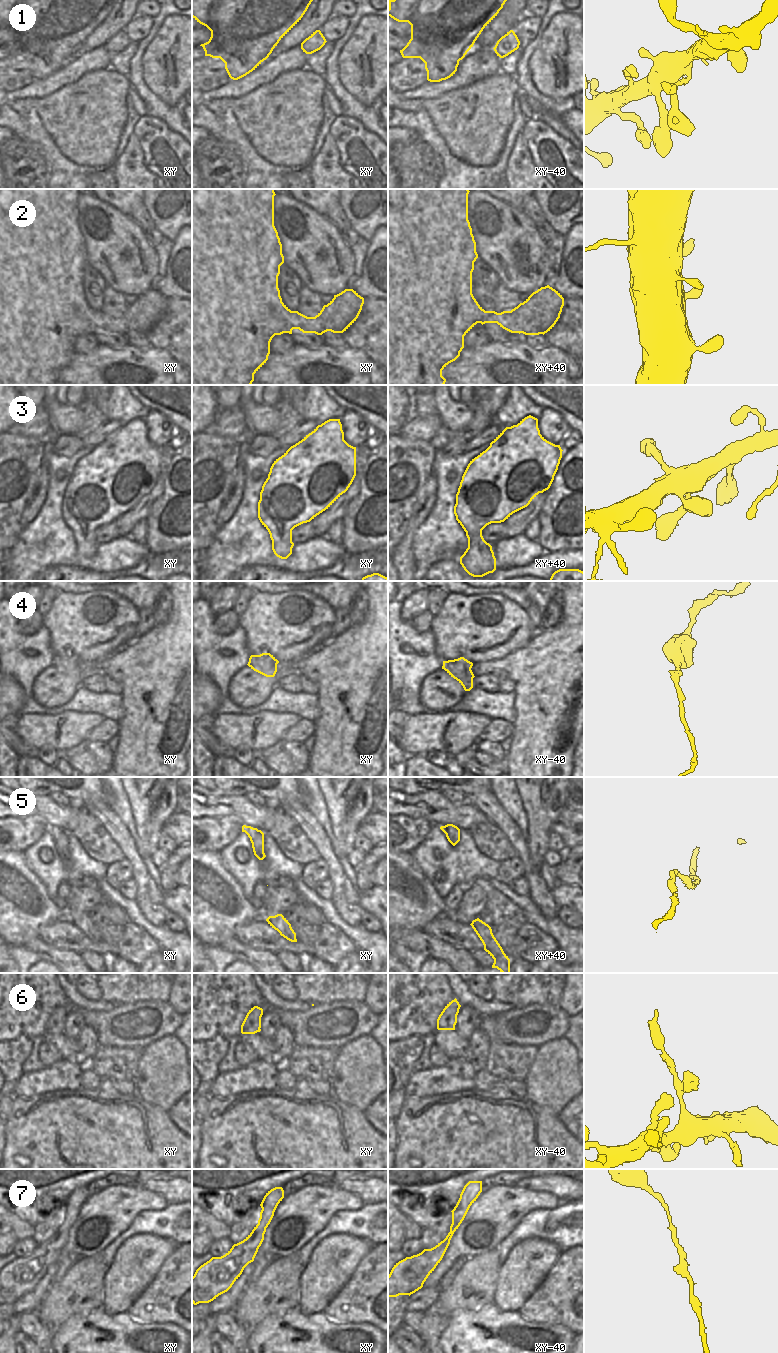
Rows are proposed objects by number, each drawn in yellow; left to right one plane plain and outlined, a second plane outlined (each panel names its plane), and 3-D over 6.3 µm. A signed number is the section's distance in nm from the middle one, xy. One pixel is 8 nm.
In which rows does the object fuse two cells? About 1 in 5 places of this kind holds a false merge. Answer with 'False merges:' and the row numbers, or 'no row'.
False merges: 6

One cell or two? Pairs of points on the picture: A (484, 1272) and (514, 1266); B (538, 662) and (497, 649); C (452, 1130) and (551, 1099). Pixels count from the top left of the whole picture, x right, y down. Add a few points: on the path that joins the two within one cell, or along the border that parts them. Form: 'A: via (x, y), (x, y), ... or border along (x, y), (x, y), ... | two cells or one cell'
A: border along (501, 1266), (496, 1280), (496, 1289), (493, 1292) | two cells
B: border along (529, 640), (523, 646), (501, 658), (487, 661) | two cells
C: border along (525, 1097), (534, 1103), (549, 1107), (556, 1114) | two cells

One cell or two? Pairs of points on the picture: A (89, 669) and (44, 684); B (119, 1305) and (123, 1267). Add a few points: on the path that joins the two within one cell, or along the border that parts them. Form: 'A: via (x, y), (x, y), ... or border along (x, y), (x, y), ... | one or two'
A: via (78, 680), (71, 684), (55, 684) | one
B: via (119, 1296), (123, 1284), (123, 1276) | one

